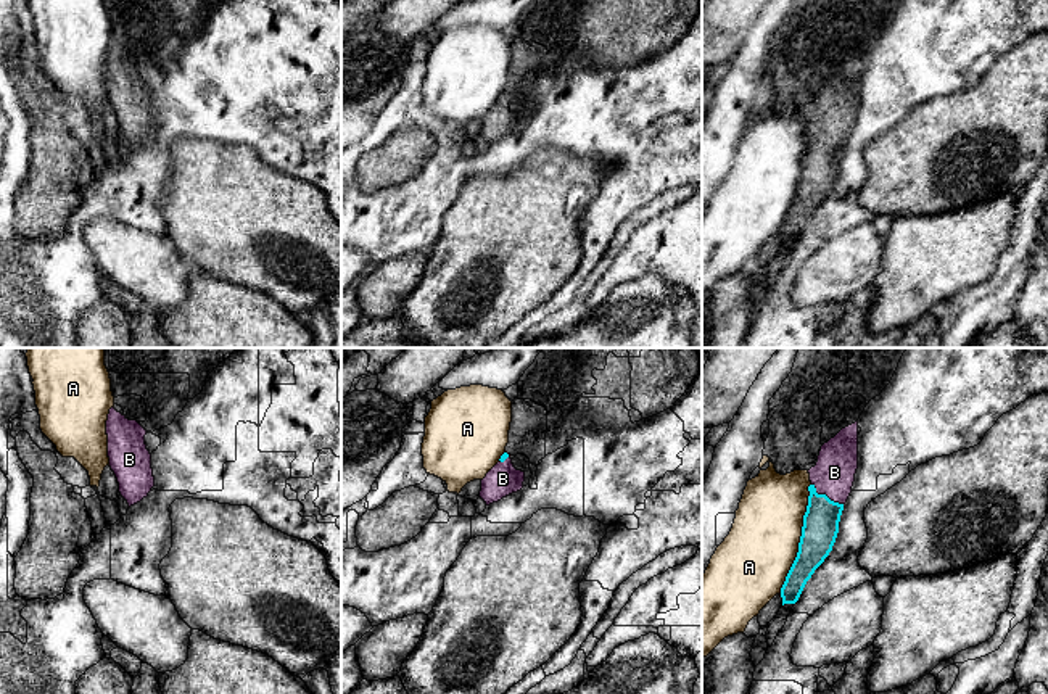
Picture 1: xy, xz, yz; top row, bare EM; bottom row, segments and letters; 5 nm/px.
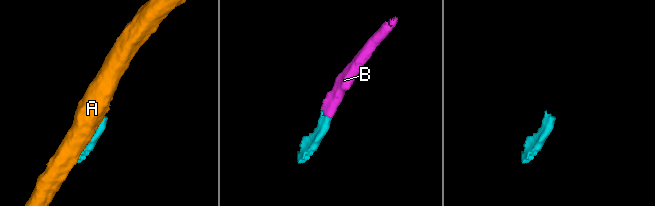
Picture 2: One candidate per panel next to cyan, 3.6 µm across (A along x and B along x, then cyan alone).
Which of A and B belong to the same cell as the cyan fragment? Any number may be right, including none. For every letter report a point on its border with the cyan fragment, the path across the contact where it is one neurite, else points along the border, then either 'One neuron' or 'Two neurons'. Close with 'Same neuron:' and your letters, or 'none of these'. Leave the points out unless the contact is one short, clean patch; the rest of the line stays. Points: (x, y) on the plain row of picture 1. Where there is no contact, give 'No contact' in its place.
A: Touches cyan at yz (800, 177). Two neurons
B: Touches cyan at yz (825, 134). Path across: yz (821, 158), (825, 134), (831, 126), (834, 111). One neuron
Same neuron: B

